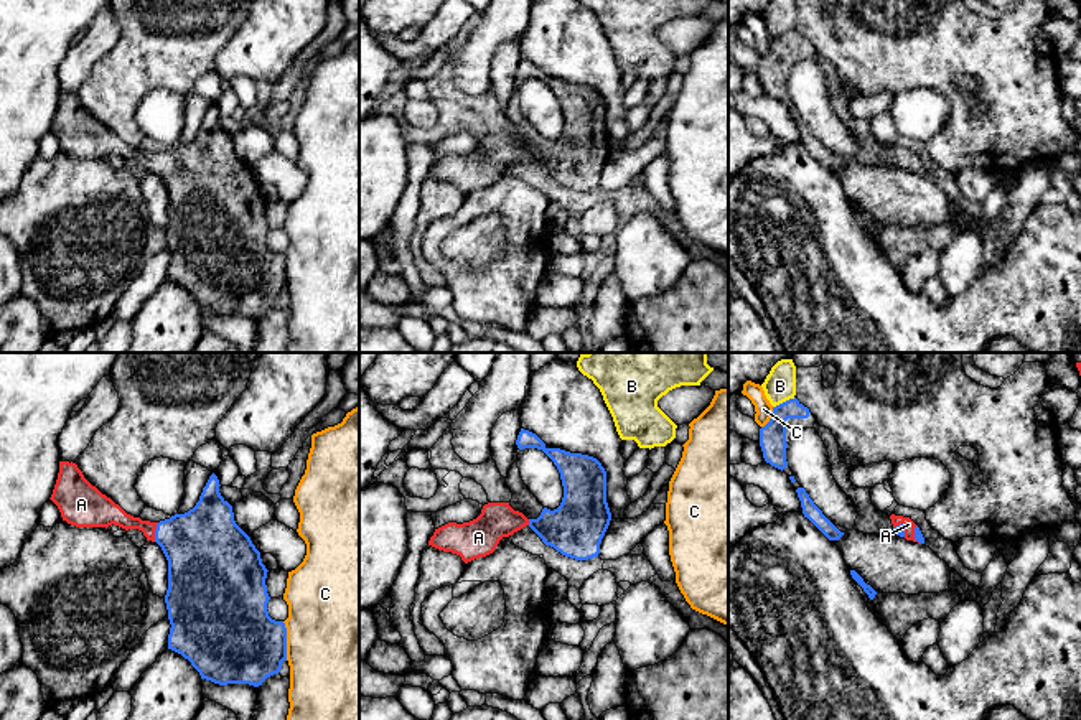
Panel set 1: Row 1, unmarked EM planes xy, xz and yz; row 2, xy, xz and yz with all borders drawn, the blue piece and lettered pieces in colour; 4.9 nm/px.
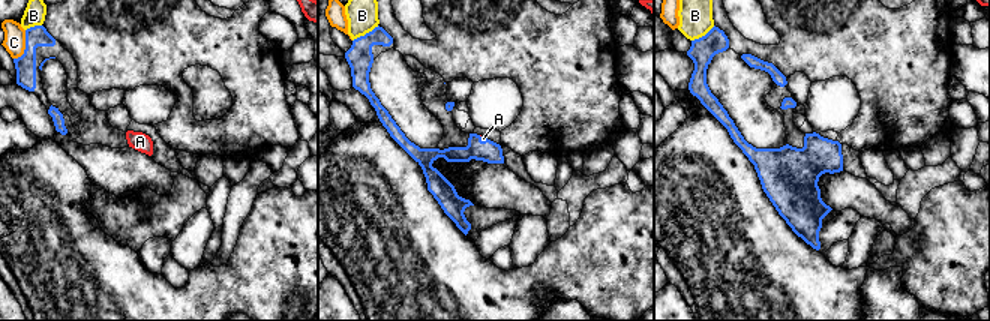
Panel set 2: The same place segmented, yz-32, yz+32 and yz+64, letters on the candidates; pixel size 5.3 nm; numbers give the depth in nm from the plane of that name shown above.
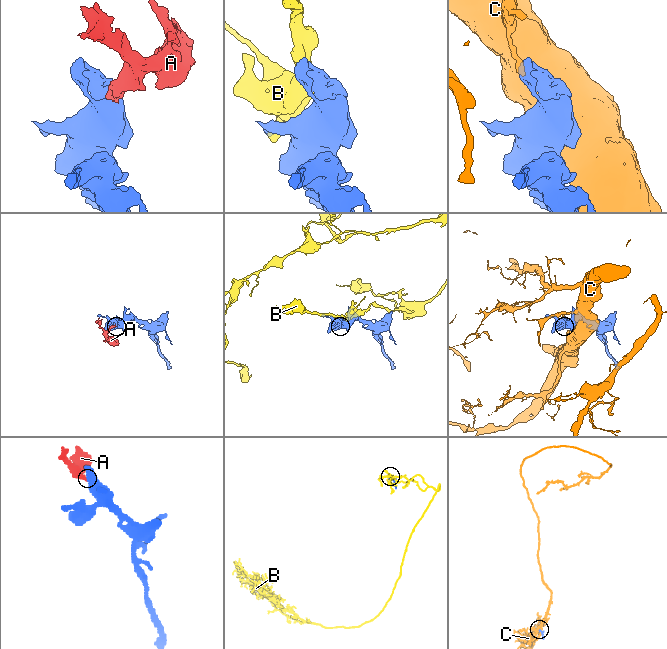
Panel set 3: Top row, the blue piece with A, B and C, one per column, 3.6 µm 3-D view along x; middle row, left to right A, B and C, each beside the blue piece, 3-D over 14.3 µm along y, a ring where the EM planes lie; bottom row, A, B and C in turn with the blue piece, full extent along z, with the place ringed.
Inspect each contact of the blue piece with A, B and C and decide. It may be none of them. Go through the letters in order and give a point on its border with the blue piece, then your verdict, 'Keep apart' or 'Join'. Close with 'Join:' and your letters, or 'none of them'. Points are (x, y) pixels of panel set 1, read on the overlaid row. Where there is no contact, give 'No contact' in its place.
A: Touches blue at xy (155, 532). Join
B: Touches blue at yz (783, 402). Keep apart
C: Touches blue at xy (285, 641). Keep apart
Join: A

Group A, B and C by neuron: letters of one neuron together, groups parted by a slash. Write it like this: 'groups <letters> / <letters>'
groups A / B / C

